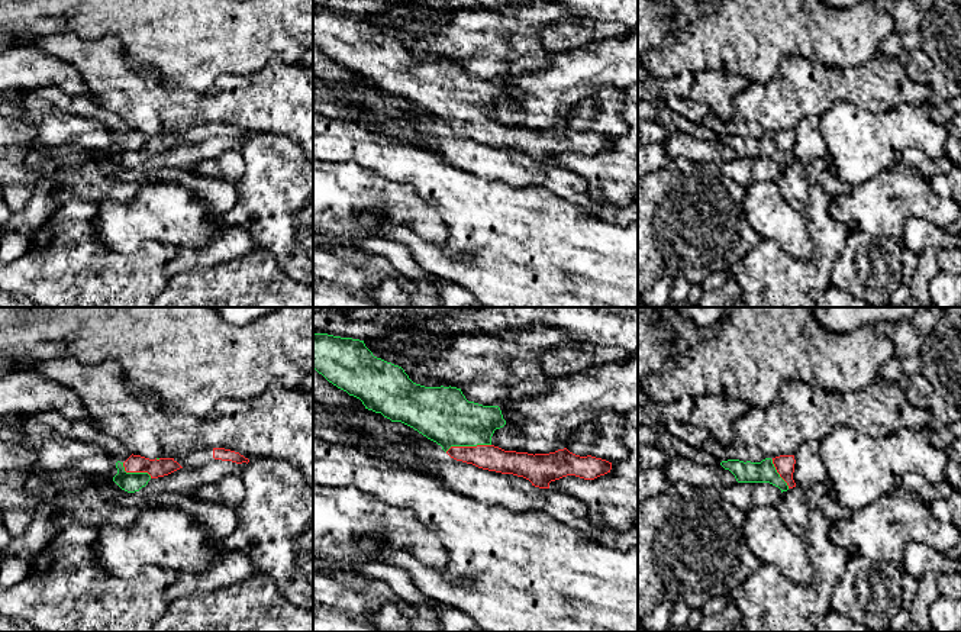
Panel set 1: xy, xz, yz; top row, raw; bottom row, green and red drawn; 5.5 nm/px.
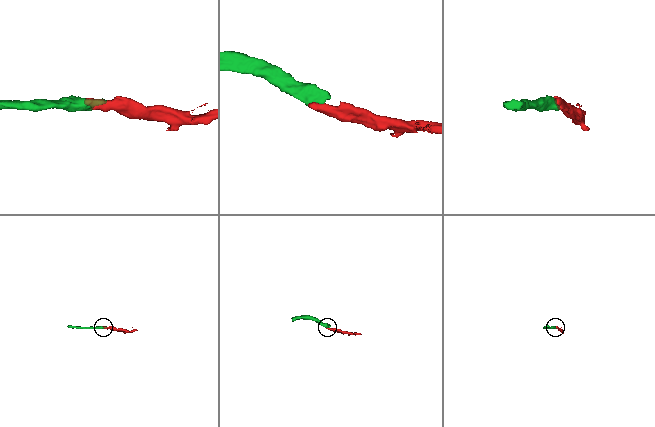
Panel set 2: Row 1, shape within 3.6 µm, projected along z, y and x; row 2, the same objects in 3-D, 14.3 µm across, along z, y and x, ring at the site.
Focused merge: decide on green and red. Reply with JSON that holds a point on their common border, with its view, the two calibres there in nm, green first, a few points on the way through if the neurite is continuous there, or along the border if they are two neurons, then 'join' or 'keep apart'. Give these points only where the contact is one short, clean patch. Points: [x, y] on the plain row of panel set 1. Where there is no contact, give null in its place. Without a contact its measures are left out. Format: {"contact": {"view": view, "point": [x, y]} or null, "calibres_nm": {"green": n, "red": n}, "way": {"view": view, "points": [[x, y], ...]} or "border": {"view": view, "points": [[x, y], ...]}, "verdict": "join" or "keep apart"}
{"contact": {"view": "xz", "point": [467, 121]}, "calibres_nm": {"green": 300, "red": 140}, "way": {"view": "xz", "points": [[442, 90], [467, 121], [487, 132]]}, "verdict": "join"}

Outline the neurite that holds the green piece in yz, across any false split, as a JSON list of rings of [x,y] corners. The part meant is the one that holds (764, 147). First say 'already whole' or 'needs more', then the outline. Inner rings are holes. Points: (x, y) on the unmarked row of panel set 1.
needs more; [[[780,130],[775,133],[765,133],[761,138],[728,135],[720,141],[729,145],[738,158],[770,158],[783,167],[796,162],[793,155],[794,130]]]

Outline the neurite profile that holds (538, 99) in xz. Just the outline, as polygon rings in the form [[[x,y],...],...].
[[[638,28],[623,41],[607,39],[557,54],[548,68],[529,70],[509,83],[500,83],[506,100],[494,106],[491,120],[533,130],[555,128],[567,123],[573,109],[603,87],[633,84],[638,84]]]

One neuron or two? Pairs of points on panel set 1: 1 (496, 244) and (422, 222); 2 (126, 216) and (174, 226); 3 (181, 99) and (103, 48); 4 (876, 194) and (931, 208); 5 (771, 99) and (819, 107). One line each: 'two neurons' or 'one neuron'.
1: two neurons
2: one neuron
3: one neuron
4: one neuron
5: one neuron

